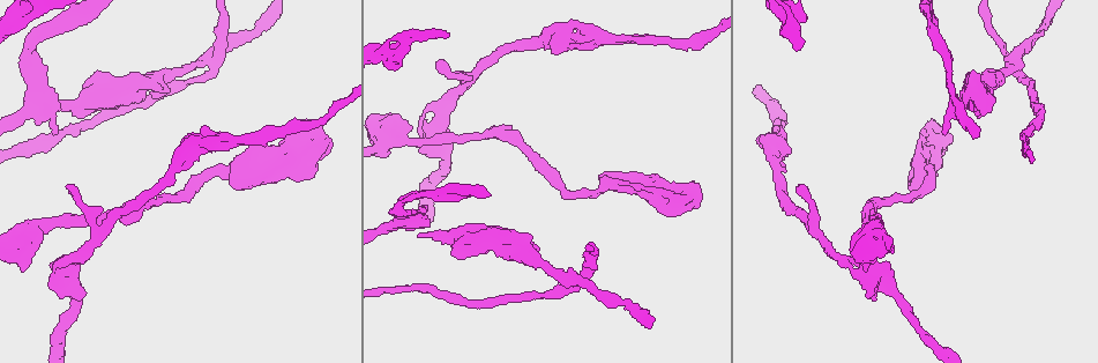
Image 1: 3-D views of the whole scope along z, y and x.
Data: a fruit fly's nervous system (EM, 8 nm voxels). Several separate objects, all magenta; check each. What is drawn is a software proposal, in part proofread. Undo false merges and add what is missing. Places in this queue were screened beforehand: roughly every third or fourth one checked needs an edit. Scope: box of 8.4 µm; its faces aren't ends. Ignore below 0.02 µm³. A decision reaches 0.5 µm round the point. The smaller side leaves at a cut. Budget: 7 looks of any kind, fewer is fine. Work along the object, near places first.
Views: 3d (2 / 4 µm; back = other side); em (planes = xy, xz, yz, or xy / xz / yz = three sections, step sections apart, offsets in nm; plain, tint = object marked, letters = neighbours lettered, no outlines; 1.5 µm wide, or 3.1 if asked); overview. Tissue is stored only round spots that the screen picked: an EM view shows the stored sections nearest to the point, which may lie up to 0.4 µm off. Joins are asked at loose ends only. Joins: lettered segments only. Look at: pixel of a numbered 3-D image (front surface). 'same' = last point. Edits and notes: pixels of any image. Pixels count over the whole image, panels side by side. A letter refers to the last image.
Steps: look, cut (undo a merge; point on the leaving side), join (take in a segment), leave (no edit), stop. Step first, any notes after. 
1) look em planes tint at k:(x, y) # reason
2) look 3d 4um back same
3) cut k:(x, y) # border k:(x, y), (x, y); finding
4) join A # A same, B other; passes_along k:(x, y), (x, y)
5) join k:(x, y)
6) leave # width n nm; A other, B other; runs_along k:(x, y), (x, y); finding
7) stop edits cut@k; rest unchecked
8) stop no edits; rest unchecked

look 3d 4um at 1:(162, 93) # thick end

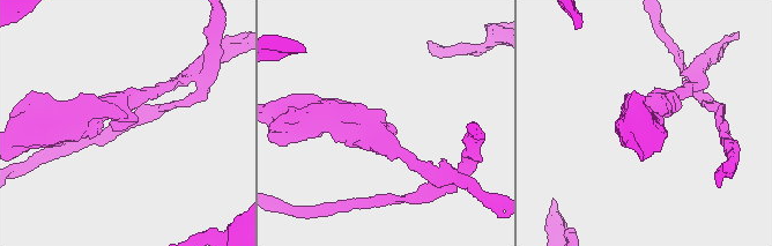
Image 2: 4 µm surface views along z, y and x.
look em planes letters at 2:(126, 125) # arm_widths 190, 380 nm; shape alone is not enough

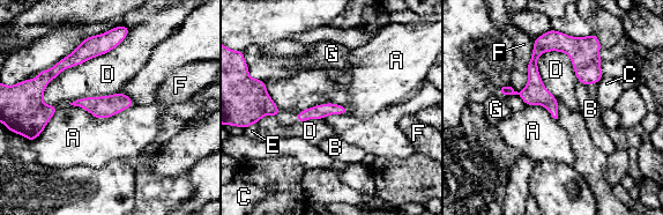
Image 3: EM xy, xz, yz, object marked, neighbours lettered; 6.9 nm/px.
leave # A other, B other, C other, D other, E other, F other, G other; runs_along 3:(548, 41), (535, 54), (533, 75), (555, 115); none of them fits

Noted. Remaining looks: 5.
look em yz step 8 plain at 1:(594, 192) # narrows sharply

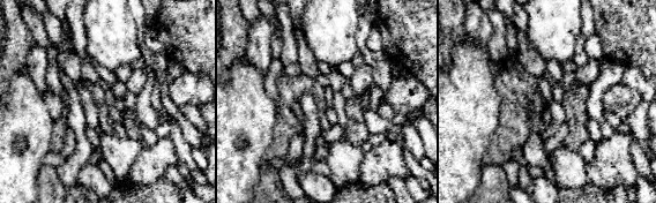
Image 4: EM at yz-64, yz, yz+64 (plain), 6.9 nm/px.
look em yz step 8 tint same # with the object marked

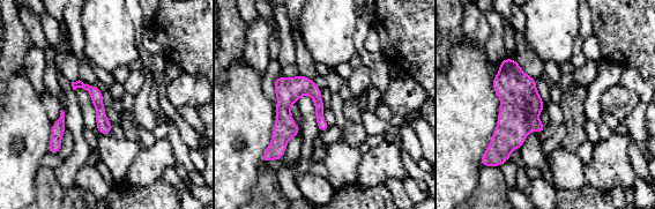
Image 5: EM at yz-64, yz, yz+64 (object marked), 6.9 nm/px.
look em yz step 8 letters same

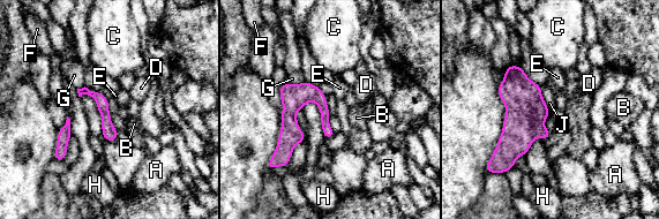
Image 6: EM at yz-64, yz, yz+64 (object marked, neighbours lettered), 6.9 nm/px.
leave # width 80 nm; A other, B other, C other, D other, E other, F other, G other, H other, J other; runs_along 6:(315, 89), (290, 110), (279, 148); continuous, no second neuron

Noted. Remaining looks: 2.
look em planes letters at 1:(423, 110) # an open end

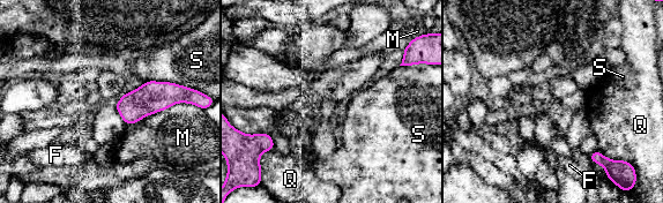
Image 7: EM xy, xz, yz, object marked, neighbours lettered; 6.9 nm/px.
leave # F other, M other, Q other, S other; no lettered segment goes on from it

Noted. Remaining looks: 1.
stop no edits; rest unchecked

